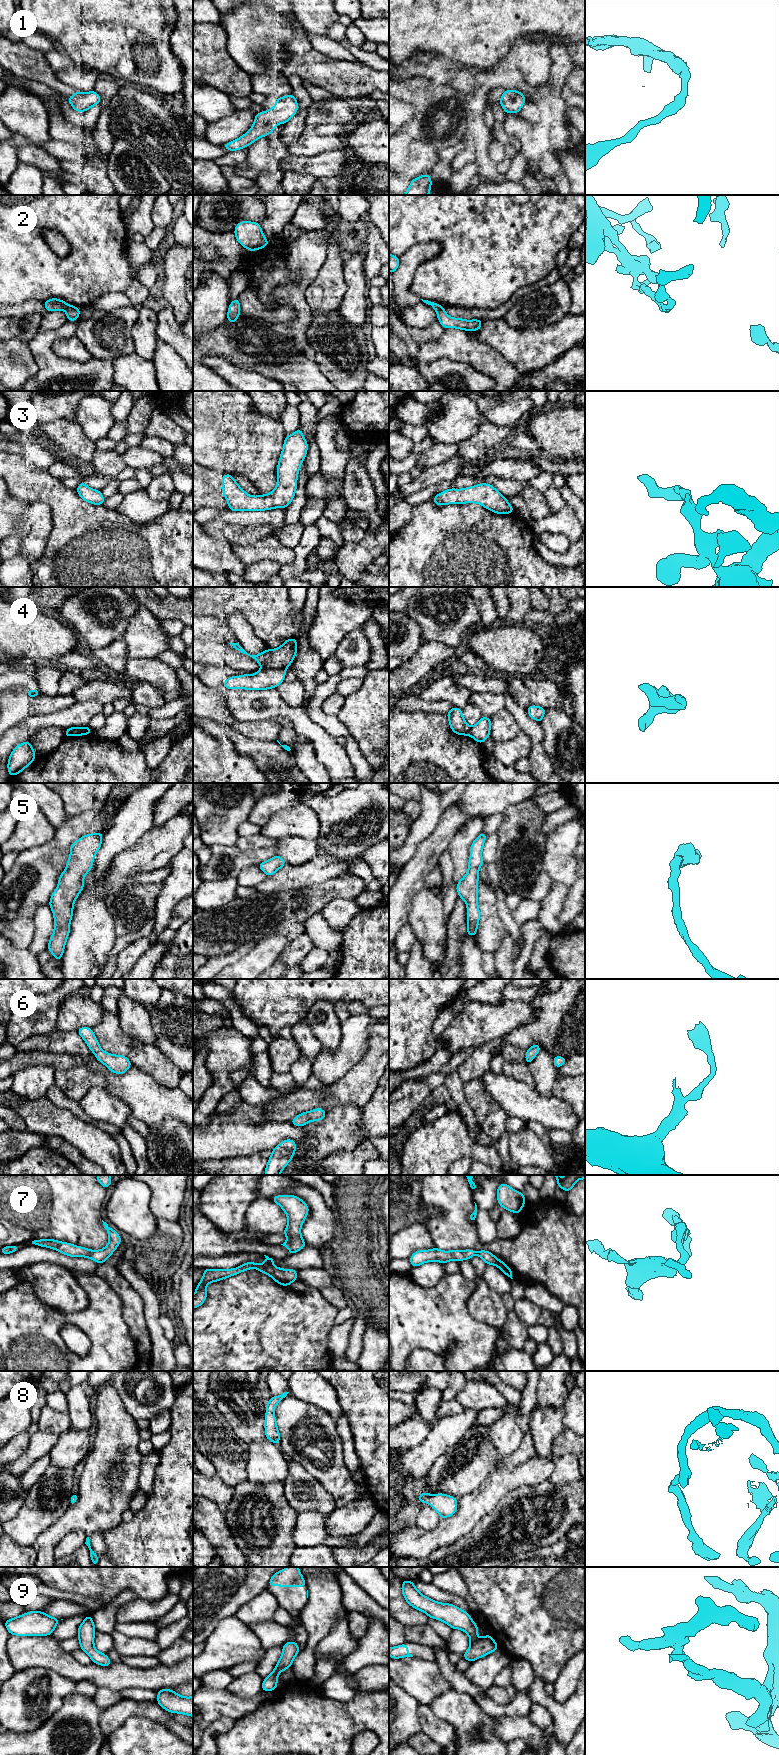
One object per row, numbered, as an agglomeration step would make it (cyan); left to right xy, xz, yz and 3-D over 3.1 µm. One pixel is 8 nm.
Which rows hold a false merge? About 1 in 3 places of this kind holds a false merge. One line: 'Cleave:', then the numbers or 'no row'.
Cleave: 4

